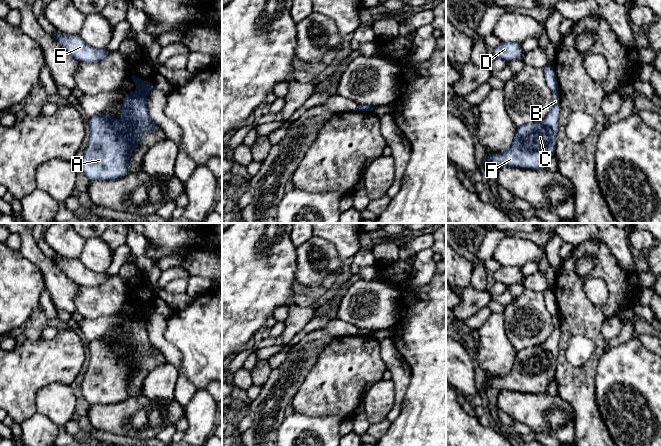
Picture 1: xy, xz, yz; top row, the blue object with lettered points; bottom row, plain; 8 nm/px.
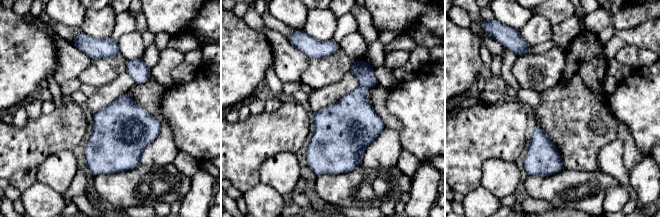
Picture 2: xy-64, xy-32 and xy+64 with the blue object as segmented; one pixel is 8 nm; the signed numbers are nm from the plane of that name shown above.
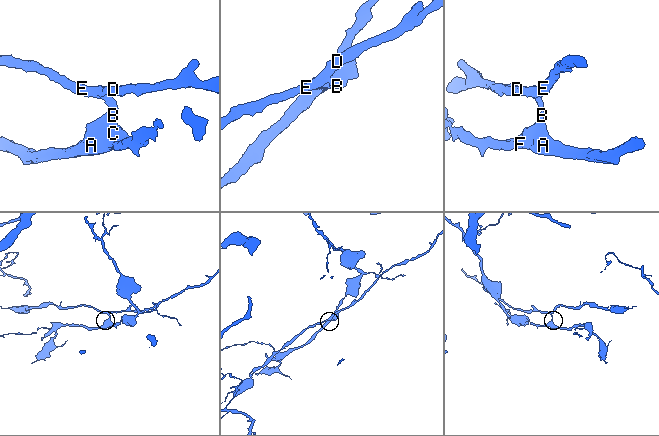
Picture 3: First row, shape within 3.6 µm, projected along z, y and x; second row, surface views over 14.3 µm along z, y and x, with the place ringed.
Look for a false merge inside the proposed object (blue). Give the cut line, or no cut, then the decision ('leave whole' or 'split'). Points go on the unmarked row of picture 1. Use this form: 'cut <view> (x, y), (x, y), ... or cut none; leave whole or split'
cut xy (139, 314), (146, 318); split

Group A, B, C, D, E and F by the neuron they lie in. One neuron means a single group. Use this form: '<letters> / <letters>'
A B C F / D E

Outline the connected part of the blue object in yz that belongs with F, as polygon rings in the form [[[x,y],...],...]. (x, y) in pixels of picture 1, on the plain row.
[[[556,316],[553,317],[553,330],[549,338],[538,346],[518,351],[510,373],[485,380],[484,389],[491,387],[500,391],[548,393],[549,384],[556,374],[560,334],[559,318]]]

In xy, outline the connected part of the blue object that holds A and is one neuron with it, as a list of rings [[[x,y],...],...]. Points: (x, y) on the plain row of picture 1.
[[[131,316],[121,325],[123,336],[119,345],[105,337],[89,341],[87,371],[81,384],[84,399],[91,405],[114,404],[129,398],[129,381],[146,358],[154,355],[156,347],[147,333],[147,318]]]

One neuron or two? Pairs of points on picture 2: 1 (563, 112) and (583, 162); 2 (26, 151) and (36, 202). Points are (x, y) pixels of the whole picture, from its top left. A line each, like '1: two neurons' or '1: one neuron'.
1: one neuron
2: two neurons

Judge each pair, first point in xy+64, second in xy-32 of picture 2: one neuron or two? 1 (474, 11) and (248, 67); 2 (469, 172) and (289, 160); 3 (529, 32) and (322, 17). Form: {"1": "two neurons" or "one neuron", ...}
{"1": "two neurons", "2": "two neurons", "3": "one neuron"}

